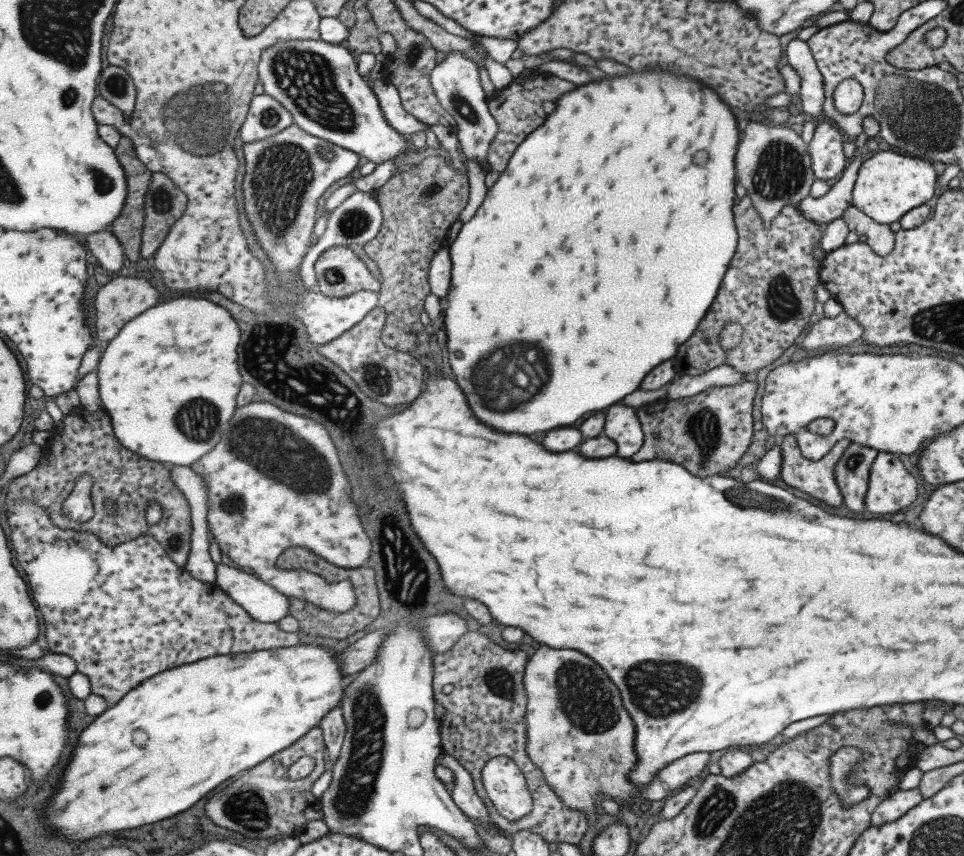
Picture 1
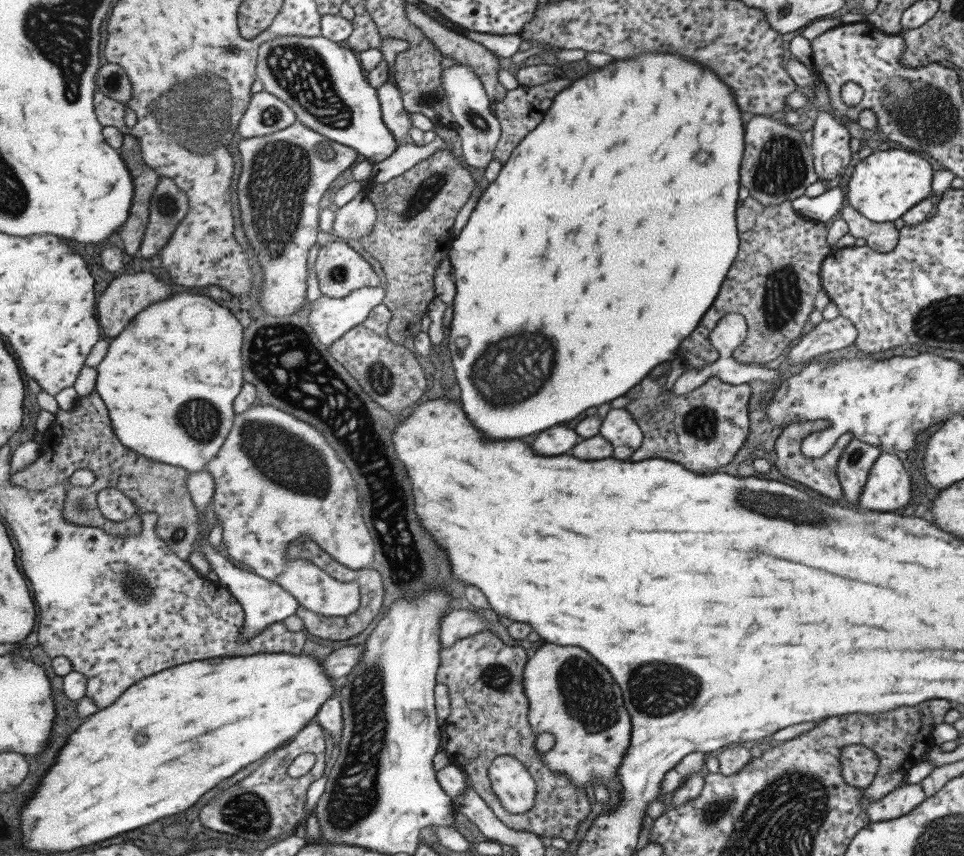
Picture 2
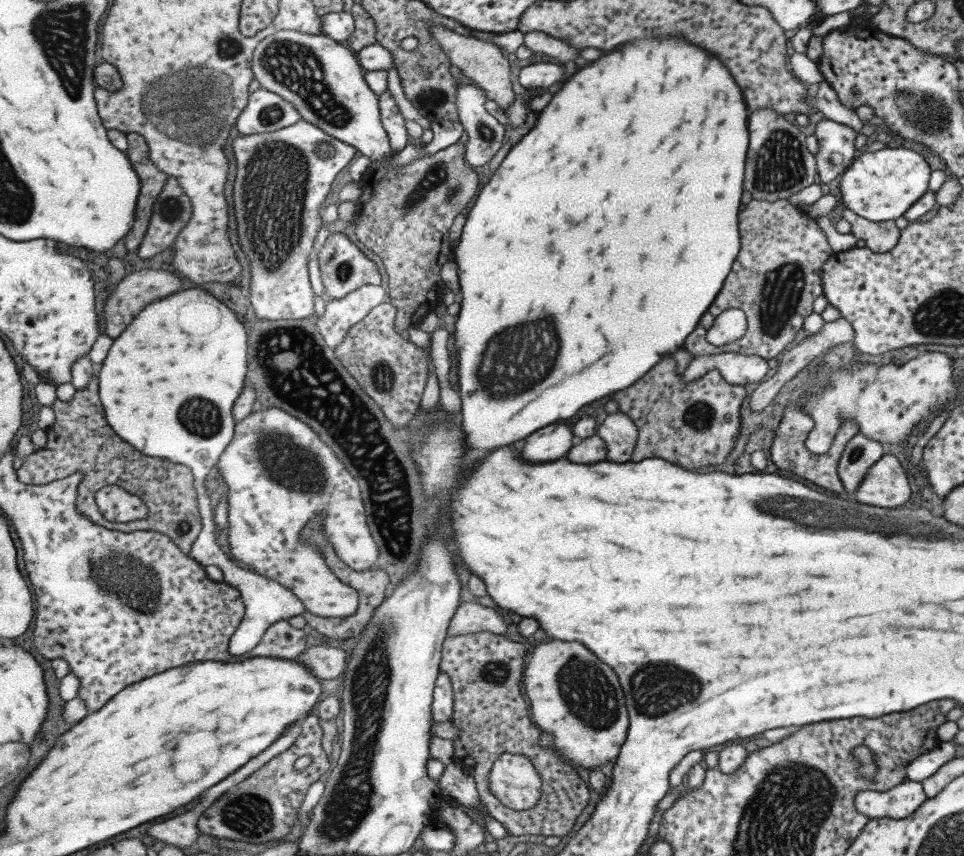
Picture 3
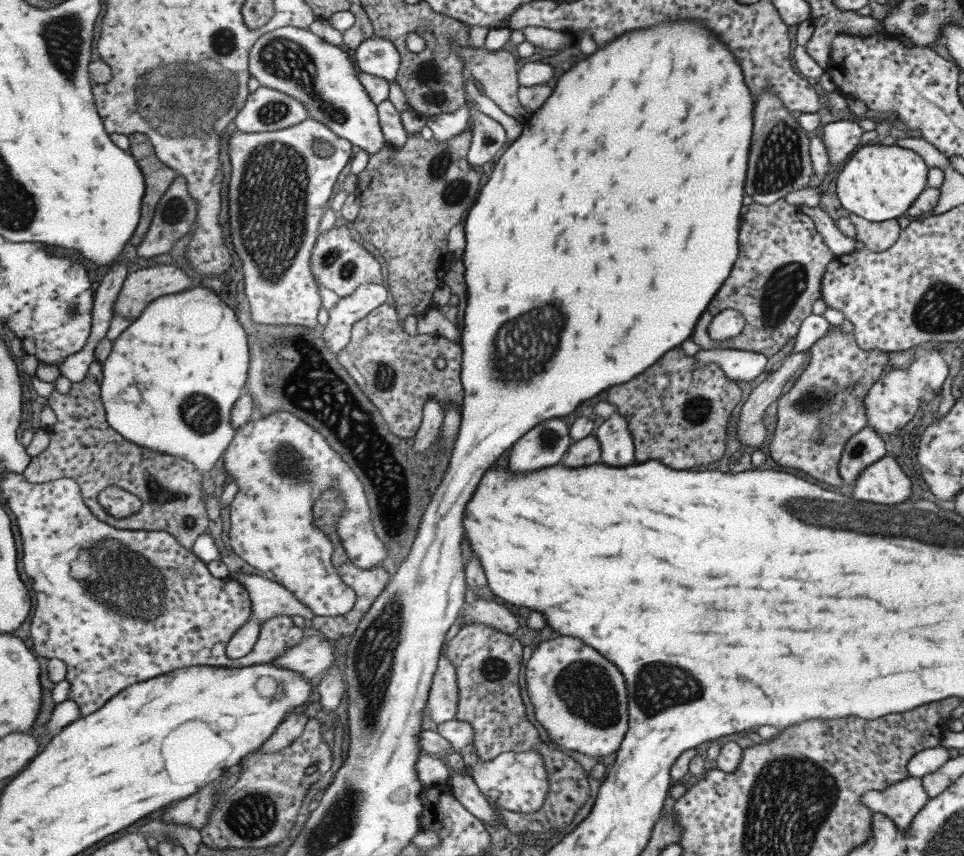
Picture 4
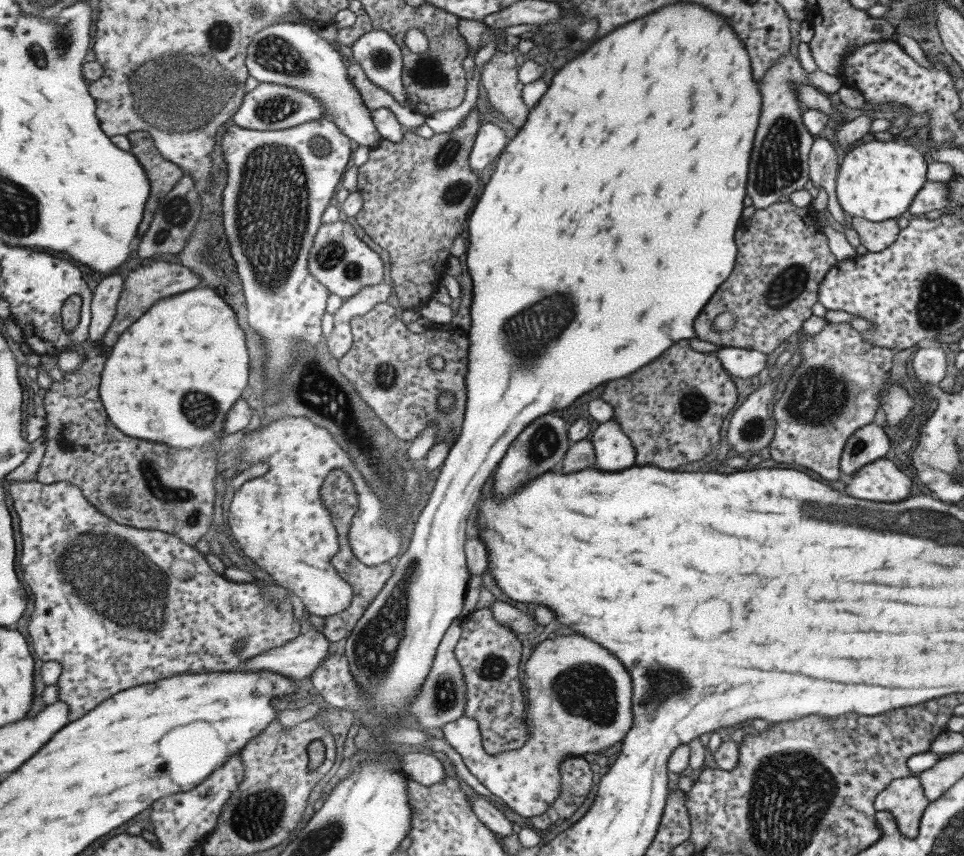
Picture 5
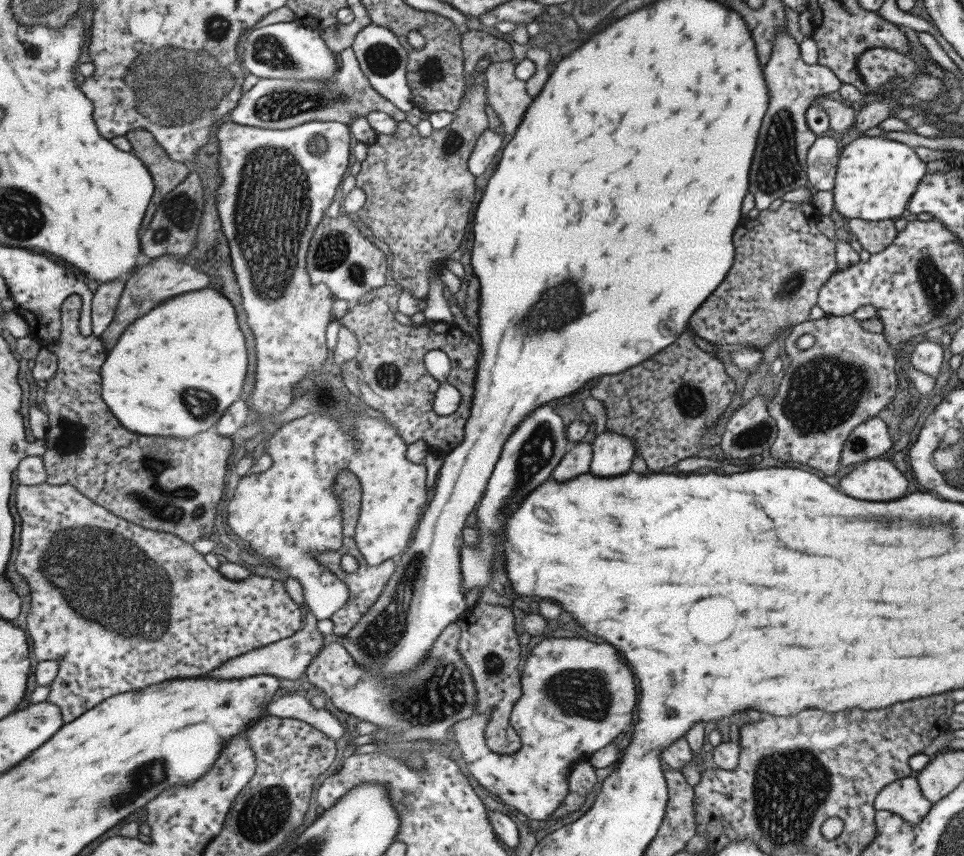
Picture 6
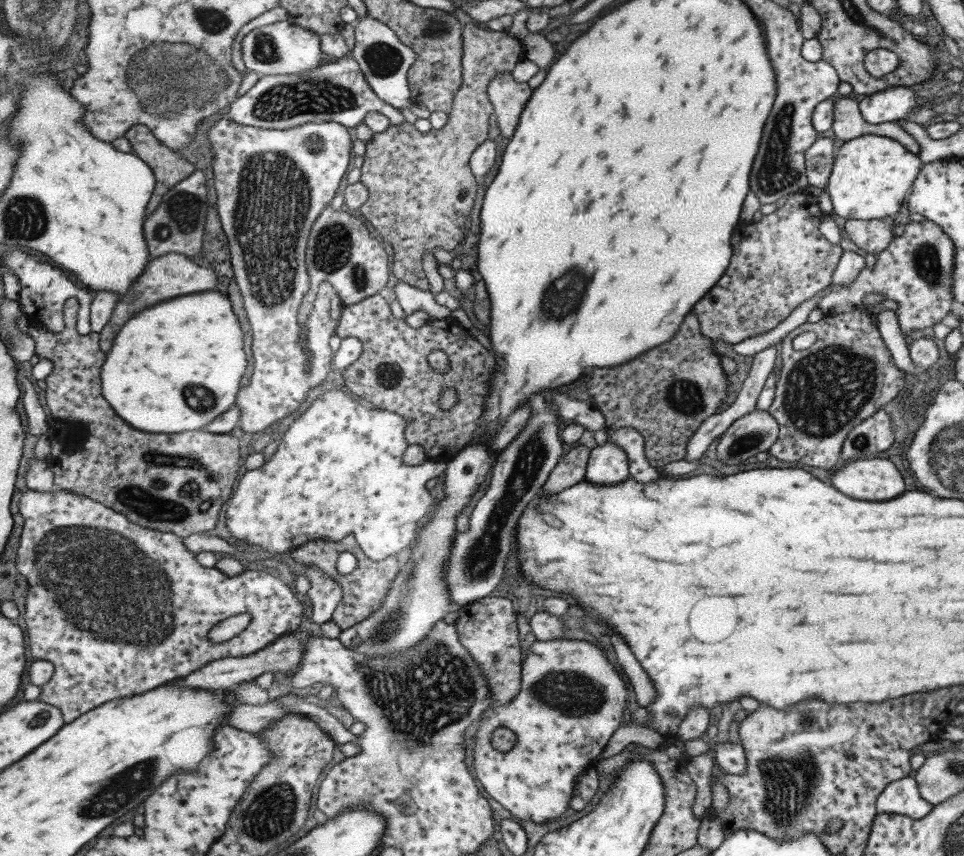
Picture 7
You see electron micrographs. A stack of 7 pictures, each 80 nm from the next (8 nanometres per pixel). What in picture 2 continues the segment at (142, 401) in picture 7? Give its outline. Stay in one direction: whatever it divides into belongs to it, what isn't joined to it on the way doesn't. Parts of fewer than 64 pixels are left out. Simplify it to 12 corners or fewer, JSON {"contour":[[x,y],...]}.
{"contour":[[182,291],[95,367],[121,442],[205,471],[245,384],[243,326]]}

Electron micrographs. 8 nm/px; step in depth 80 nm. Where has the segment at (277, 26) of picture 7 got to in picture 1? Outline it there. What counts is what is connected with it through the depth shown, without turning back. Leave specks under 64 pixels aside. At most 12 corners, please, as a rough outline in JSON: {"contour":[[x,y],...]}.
{"contour":[[344,44],[265,50],[267,94],[305,132],[377,165],[405,158]]}

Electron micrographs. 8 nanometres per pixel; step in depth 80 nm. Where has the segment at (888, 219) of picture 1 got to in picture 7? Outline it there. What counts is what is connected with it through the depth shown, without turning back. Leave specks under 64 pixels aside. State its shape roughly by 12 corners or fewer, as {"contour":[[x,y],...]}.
{"contour":[[880,135],[844,141],[824,191],[832,212],[897,214],[922,165]]}

